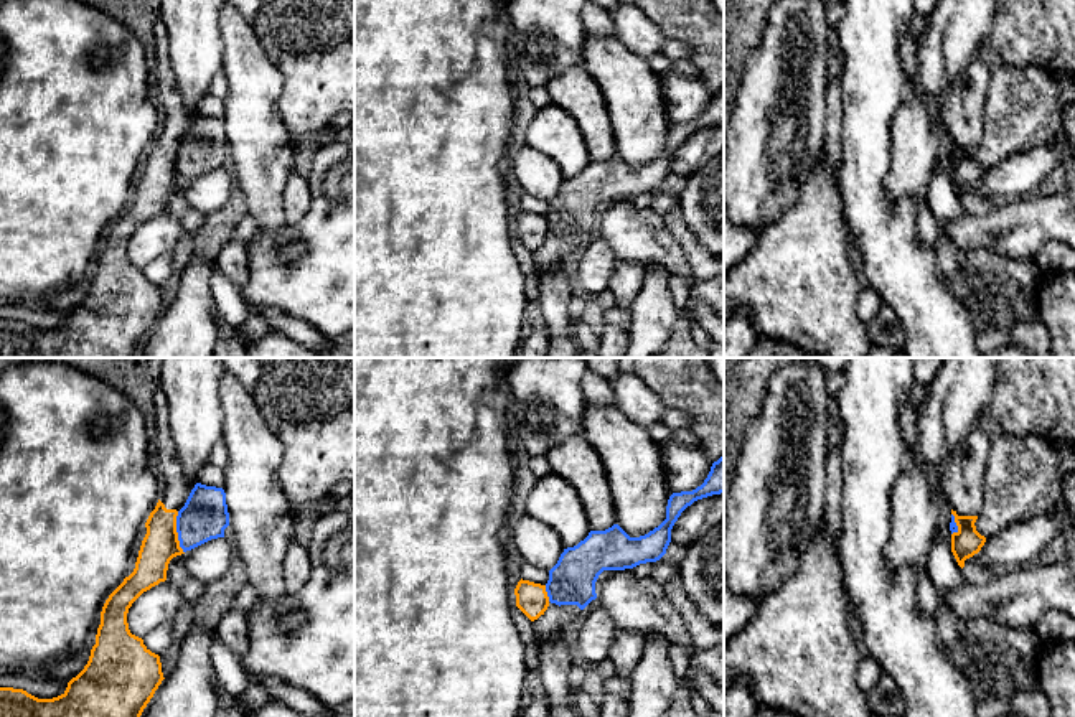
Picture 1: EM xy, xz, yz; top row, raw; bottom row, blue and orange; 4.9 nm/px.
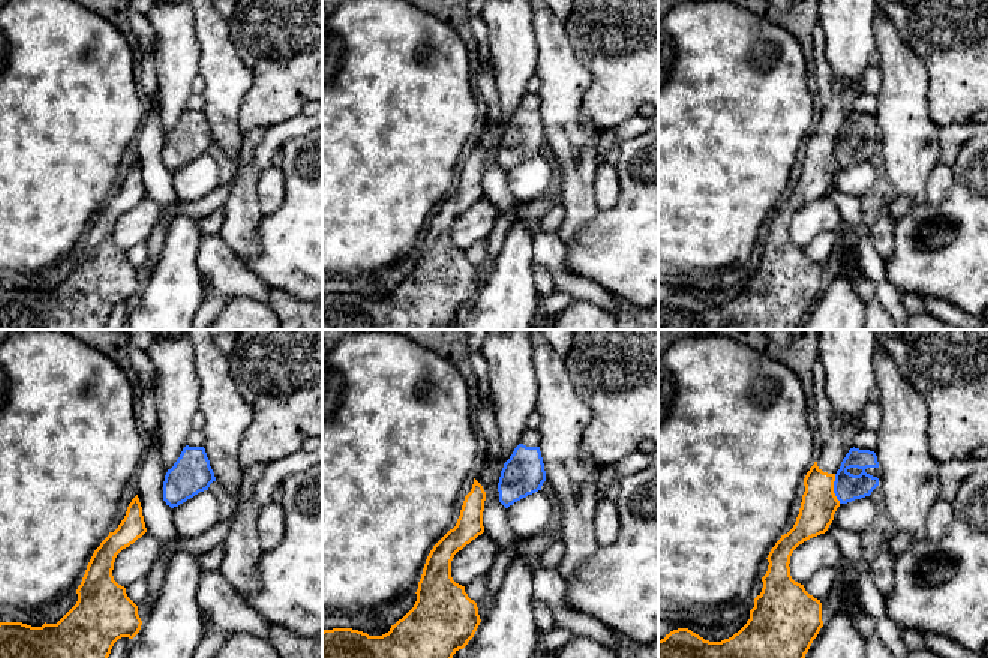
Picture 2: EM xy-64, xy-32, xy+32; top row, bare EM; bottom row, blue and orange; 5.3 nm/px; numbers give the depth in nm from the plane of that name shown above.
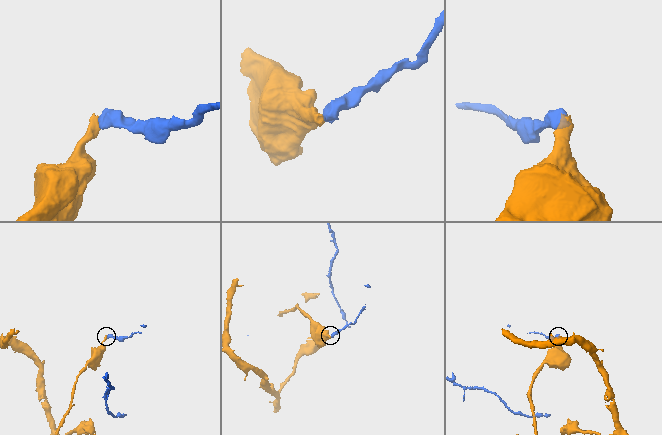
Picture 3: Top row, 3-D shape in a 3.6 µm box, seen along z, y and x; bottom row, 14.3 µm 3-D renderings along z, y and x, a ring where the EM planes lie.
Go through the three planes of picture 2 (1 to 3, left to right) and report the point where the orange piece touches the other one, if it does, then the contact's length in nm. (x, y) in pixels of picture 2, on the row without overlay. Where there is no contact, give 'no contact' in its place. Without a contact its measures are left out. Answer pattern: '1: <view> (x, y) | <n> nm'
1: no contact
2: no contact
3: xy+32 (834, 153) | 160 nm

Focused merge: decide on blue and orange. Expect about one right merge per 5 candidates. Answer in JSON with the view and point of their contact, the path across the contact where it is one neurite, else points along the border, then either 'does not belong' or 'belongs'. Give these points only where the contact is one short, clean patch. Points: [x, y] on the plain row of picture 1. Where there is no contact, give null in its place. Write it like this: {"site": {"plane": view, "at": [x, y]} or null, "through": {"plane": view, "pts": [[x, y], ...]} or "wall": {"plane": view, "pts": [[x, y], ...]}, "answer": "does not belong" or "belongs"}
{"site": {"plane": "xy", "at": [177, 162]}, "wall": {"plane": "xy", "pts": [[177, 142], [177, 170], [183, 183]]}, "answer": "does not belong"}

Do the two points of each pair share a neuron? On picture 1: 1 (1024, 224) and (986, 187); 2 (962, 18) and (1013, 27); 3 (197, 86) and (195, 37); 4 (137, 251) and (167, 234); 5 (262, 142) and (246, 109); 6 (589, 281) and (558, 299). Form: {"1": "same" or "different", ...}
{"1": "different", "2": "different", "3": "same", "4": "same", "5": "same", "6": "different"}

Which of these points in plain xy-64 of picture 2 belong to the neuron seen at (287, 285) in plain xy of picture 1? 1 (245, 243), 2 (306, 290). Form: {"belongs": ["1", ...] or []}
{"belongs": ["2"]}

